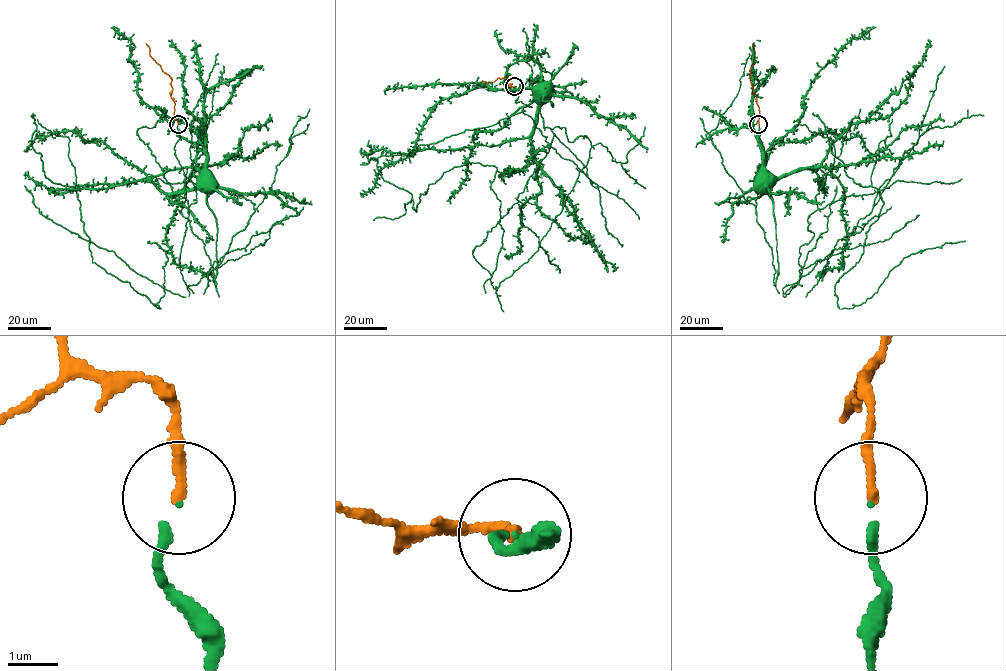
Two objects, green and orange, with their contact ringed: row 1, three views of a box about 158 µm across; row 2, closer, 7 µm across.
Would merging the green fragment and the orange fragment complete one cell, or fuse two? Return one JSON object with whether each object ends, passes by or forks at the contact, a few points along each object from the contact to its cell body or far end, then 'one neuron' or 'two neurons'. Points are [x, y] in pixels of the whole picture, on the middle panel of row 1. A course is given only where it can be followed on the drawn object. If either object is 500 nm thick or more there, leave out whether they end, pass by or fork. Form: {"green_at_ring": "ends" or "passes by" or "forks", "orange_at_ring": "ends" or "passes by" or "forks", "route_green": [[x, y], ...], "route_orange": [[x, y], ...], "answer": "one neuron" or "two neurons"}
{"green_at_ring": "ends", "orange_at_ring": "ends", "route_green": [[514, 87], [511, 94], [520, 83], [521, 87], [543, 84]], "route_orange": [[514, 87], [506, 84], [507, 78], [481, 81]], "answer": "one neuron"}

